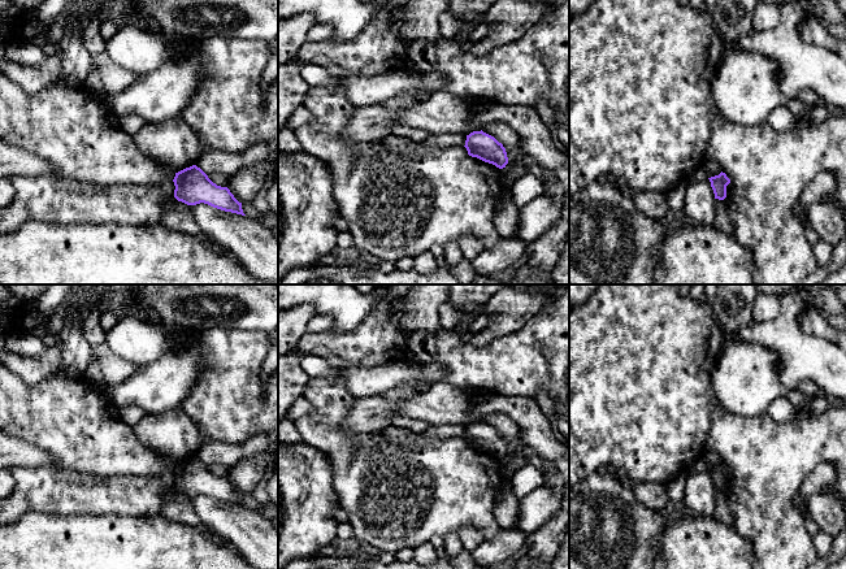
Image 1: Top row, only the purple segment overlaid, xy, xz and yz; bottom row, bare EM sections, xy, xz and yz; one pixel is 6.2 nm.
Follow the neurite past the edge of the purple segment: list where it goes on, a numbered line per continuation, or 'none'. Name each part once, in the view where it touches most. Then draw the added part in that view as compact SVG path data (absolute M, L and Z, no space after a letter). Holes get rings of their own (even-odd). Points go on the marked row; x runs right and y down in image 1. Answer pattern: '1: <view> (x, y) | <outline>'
none

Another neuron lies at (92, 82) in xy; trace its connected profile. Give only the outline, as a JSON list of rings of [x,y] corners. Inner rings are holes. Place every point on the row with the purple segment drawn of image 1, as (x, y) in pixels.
[[[91,68],[86,81],[84,81],[86,88],[90,90],[92,94],[104,97],[105,90],[103,87],[103,82],[99,75],[99,68]]]

